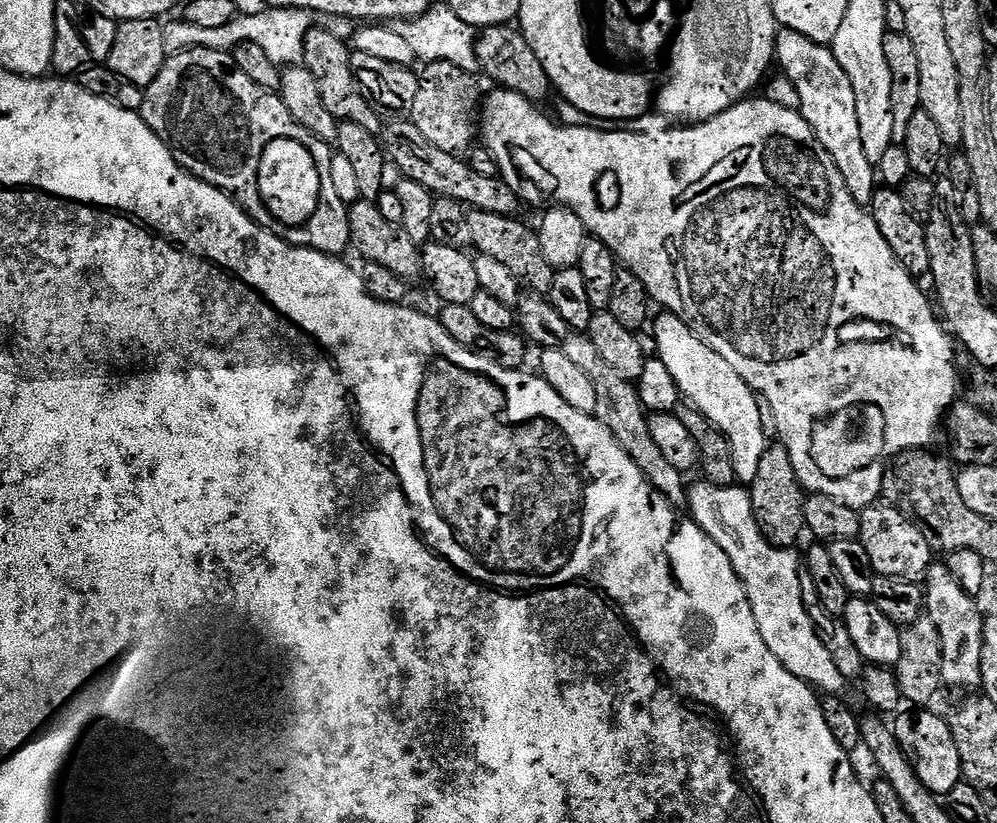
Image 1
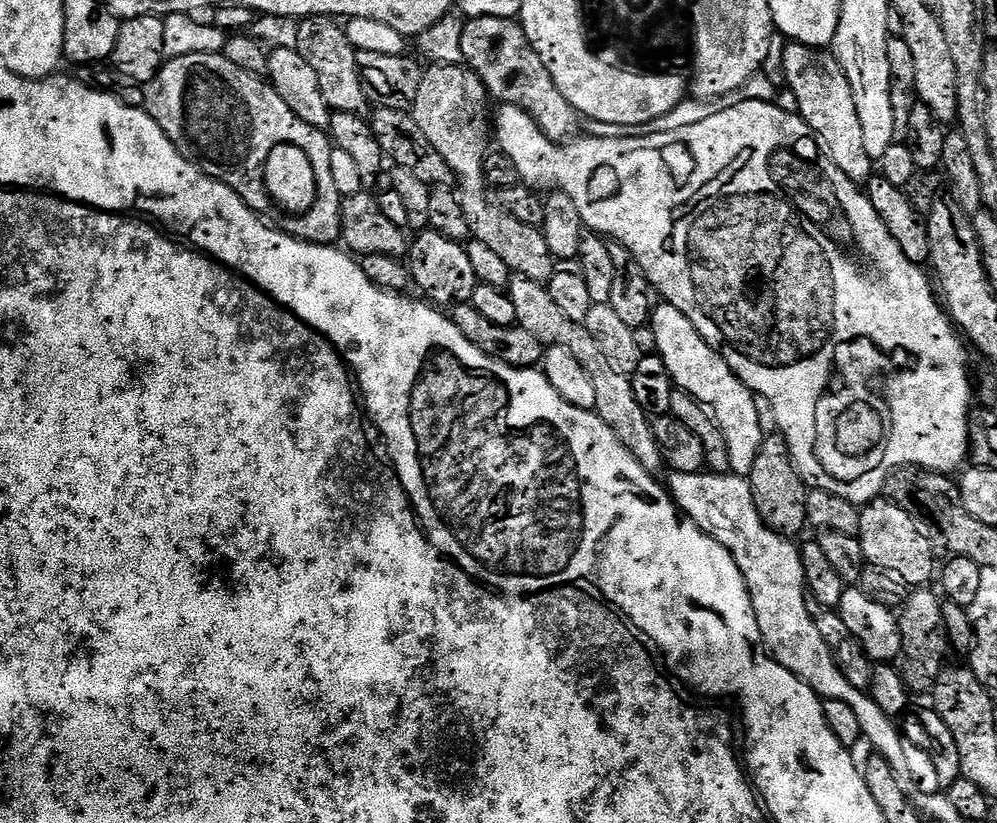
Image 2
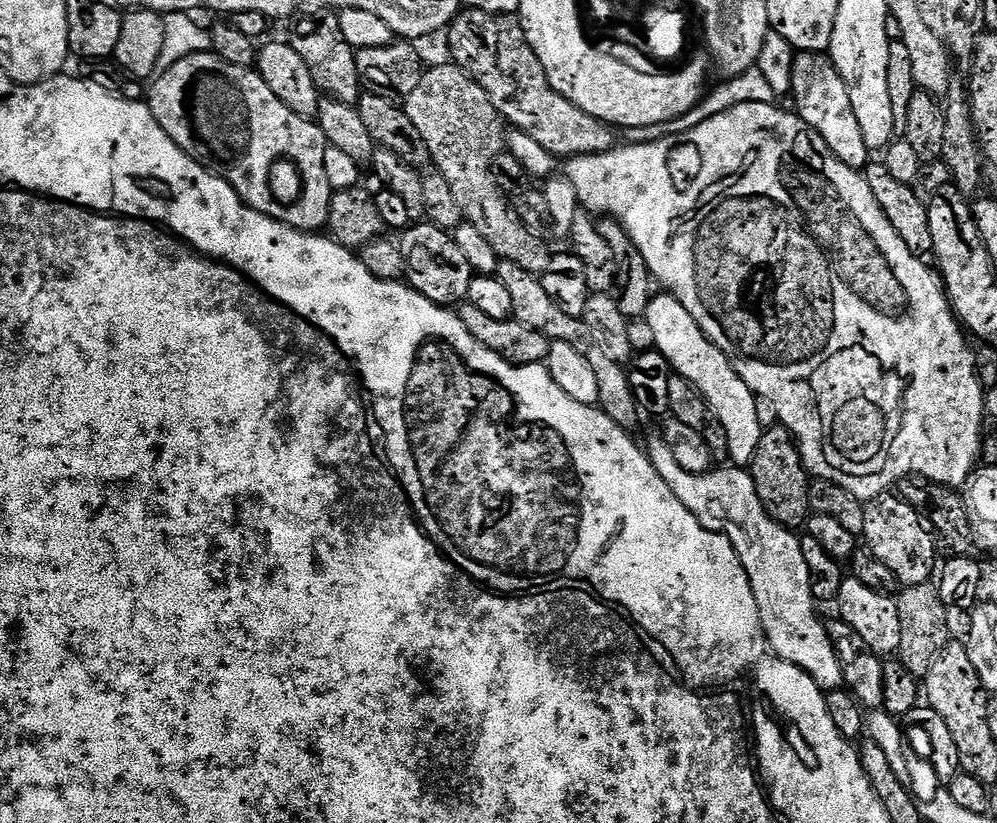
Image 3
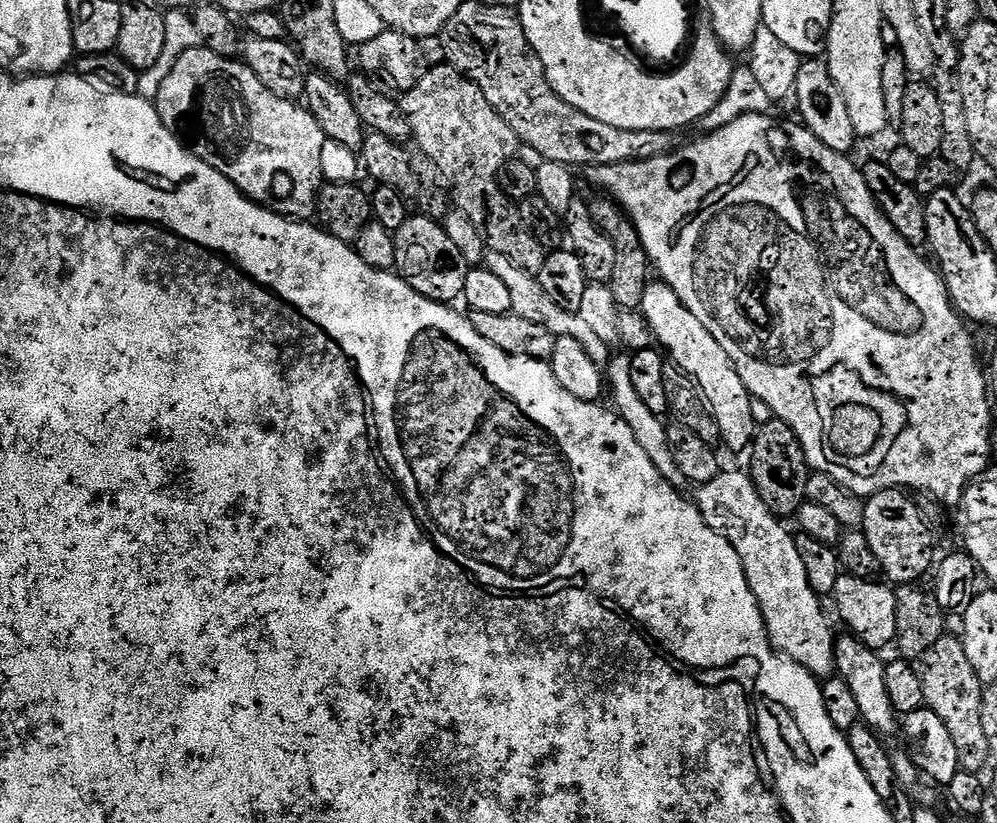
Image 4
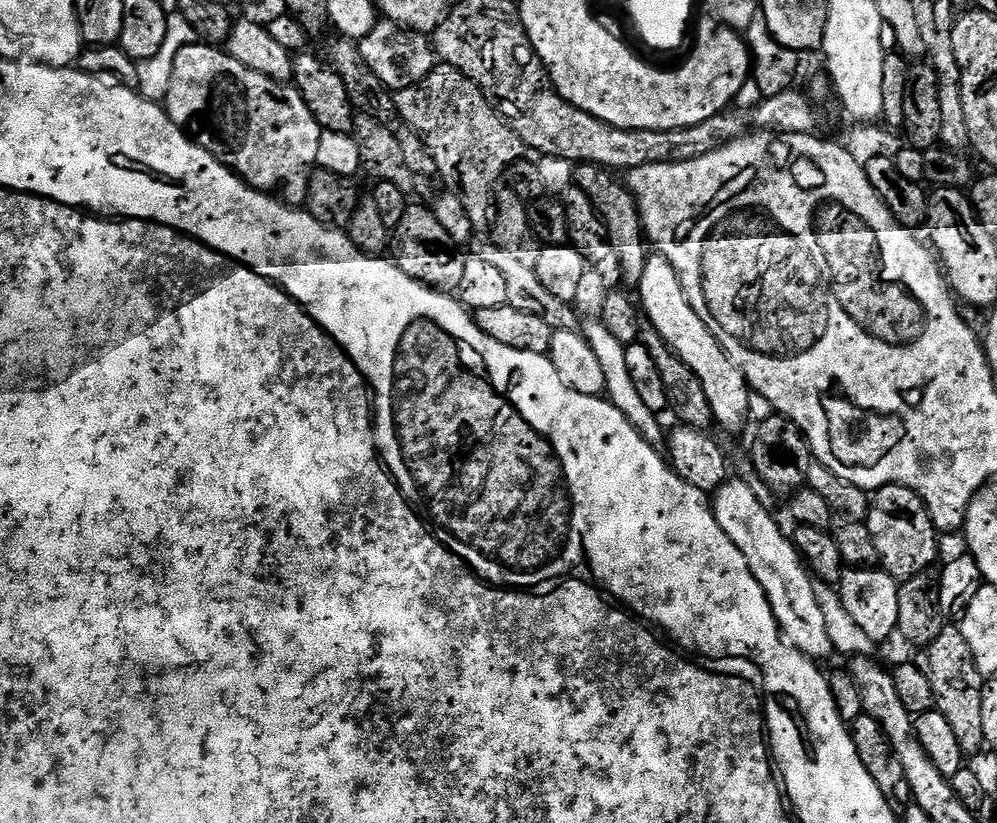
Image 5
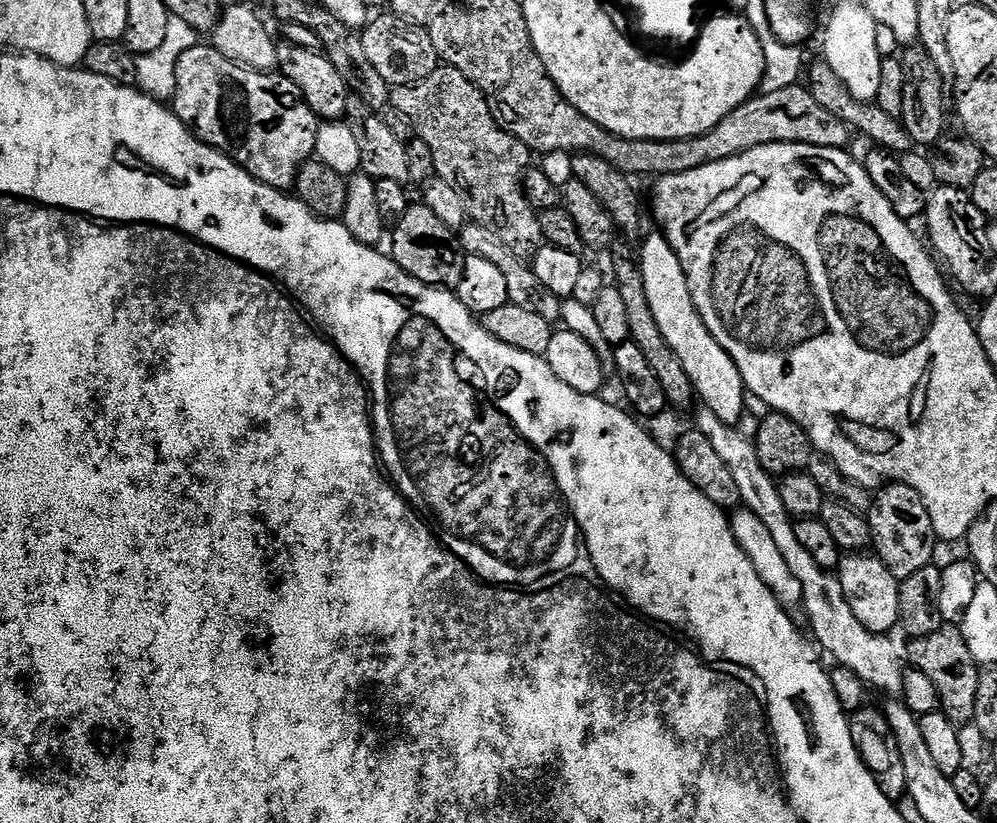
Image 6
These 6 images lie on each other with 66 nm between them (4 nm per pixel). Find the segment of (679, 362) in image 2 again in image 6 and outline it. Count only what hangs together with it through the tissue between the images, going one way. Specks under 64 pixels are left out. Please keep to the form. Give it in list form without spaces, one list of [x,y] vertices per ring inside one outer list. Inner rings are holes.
[[[662,234],[650,237],[640,248],[638,263],[642,282],[645,286],[646,302],[650,304],[650,310],[654,312],[654,322],[658,322],[658,330],[662,330],[662,338],[666,338],[666,342],[672,347],[674,354],[678,354],[699,403],[705,408],[714,410],[714,414],[718,414],[718,418],[722,418],[722,422],[733,426],[739,425],[741,423],[739,420],[745,419],[746,416],[744,410],[744,393],[746,391],[744,379],[738,370],[738,366],[732,361],[732,355],[712,337],[710,330],[702,322],[702,318],[692,301],[686,274],[682,270],[678,256],[674,254],[667,238]]]

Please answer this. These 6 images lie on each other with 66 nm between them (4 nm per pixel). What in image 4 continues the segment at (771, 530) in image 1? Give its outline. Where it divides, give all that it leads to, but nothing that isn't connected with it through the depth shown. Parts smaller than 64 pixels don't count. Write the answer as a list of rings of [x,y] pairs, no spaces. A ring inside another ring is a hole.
[[[774,418],[759,425],[758,431],[750,445],[752,468],[750,475],[762,502],[778,518],[795,517],[800,507],[806,503],[806,486],[810,469],[808,459],[800,445],[800,439],[785,420]]]

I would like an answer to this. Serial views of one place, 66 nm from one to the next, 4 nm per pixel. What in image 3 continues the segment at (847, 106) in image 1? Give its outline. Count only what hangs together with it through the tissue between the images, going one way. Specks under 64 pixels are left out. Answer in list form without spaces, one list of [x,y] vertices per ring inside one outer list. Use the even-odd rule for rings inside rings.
[[[796,52],[790,96],[796,99],[795,111],[847,168],[863,170],[868,167],[870,149],[866,142],[862,142],[862,130],[858,127],[858,118],[854,118],[846,82],[838,74],[831,55],[823,52]]]

